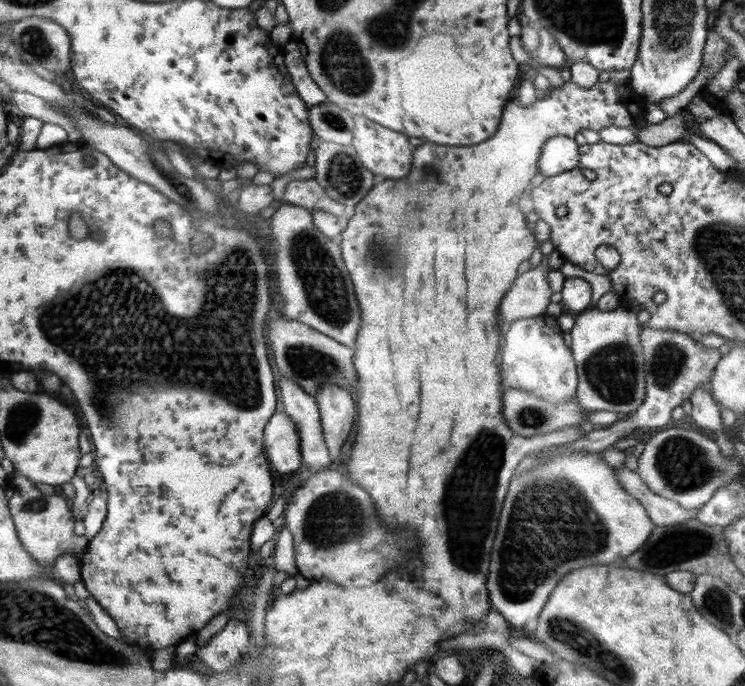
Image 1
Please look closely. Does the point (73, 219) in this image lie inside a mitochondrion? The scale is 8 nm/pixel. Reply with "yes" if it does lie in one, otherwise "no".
yes

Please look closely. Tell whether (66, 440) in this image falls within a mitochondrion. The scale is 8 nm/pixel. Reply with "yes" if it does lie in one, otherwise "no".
no

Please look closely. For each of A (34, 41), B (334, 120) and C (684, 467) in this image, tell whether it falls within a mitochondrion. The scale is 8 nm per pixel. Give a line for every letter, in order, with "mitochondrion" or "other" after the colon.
A: mitochondrion
B: mitochondrion
C: mitochondrion

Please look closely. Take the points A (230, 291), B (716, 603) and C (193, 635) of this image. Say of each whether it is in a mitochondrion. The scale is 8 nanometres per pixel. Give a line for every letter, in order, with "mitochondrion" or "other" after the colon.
A: mitochondrion
B: mitochondrion
C: other

